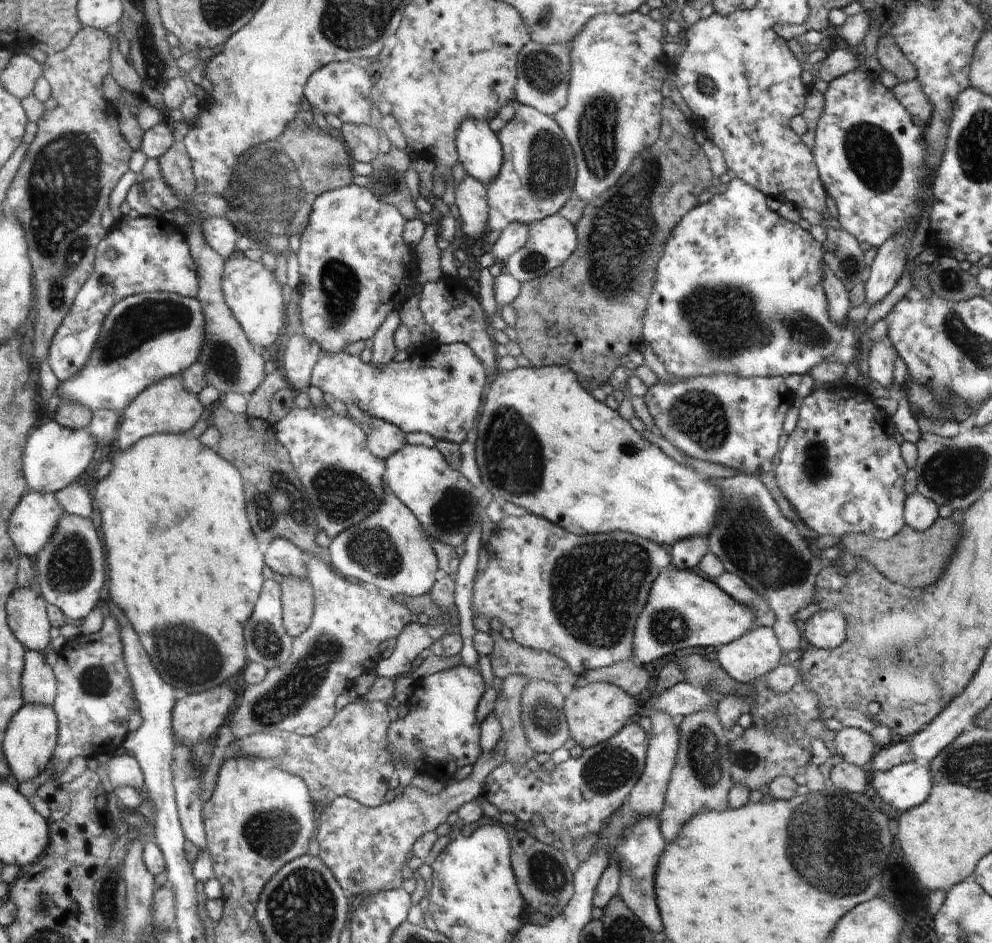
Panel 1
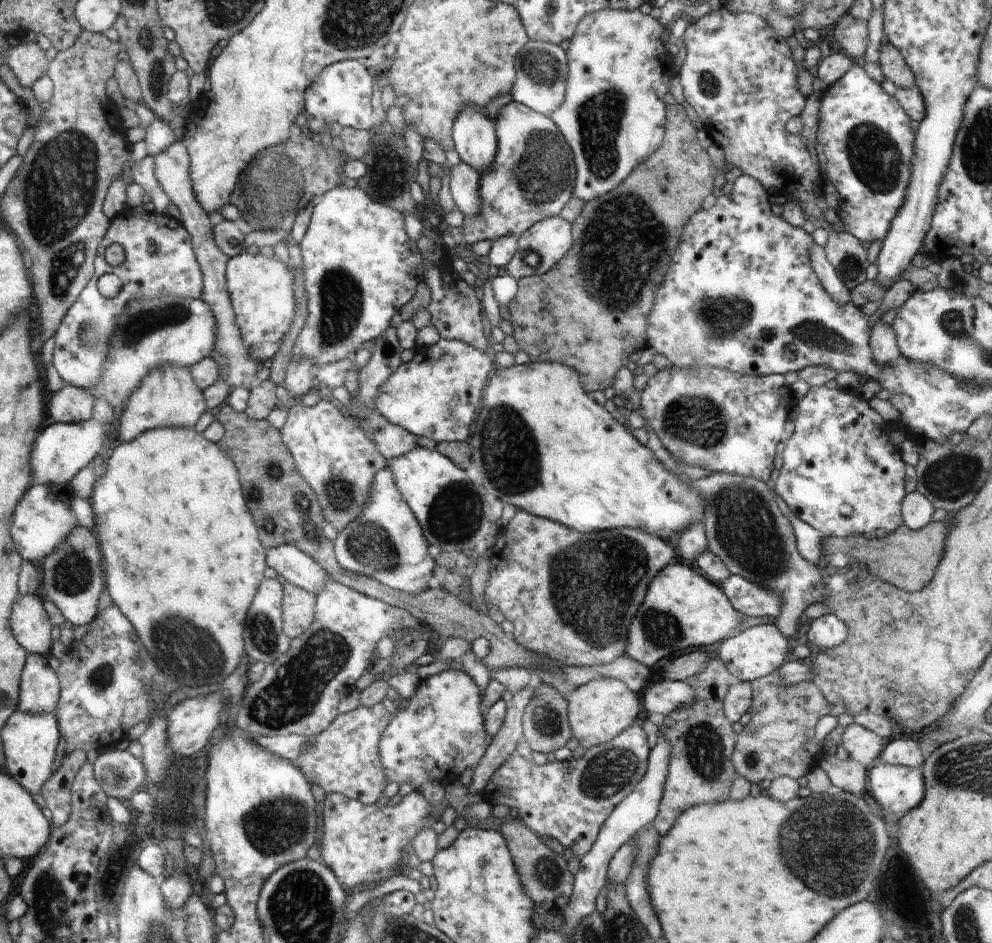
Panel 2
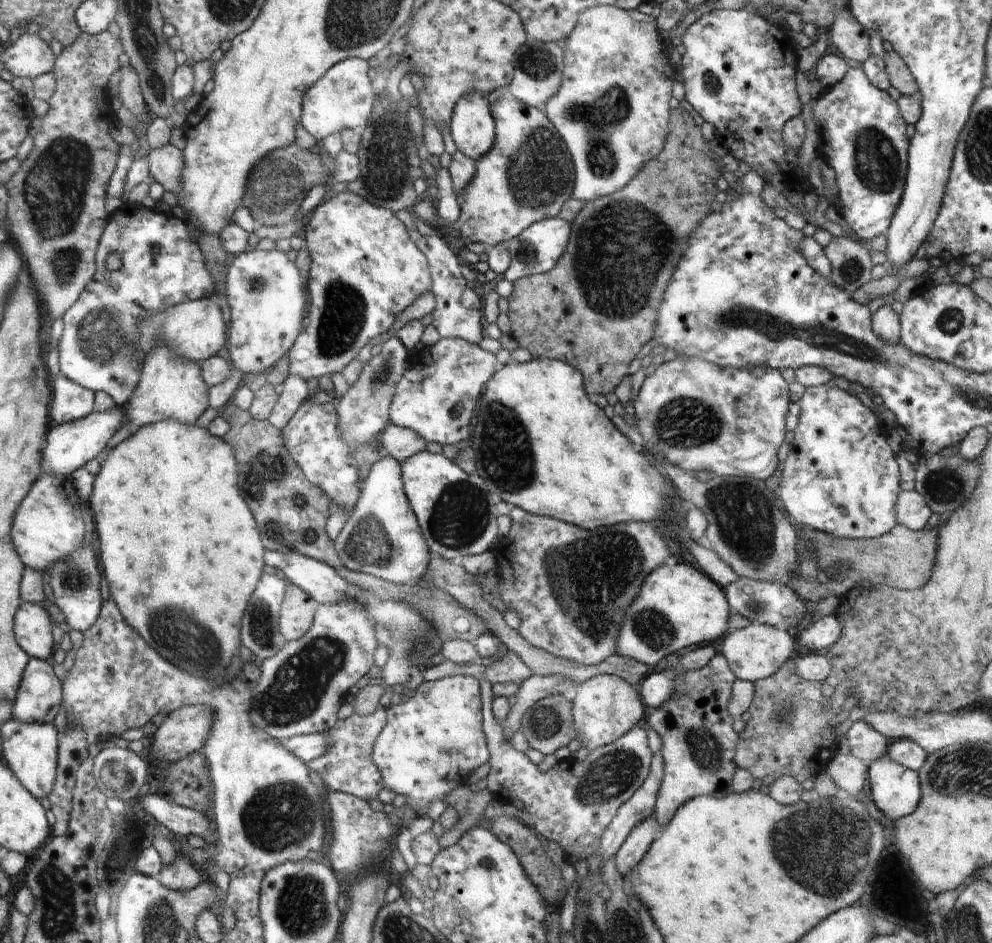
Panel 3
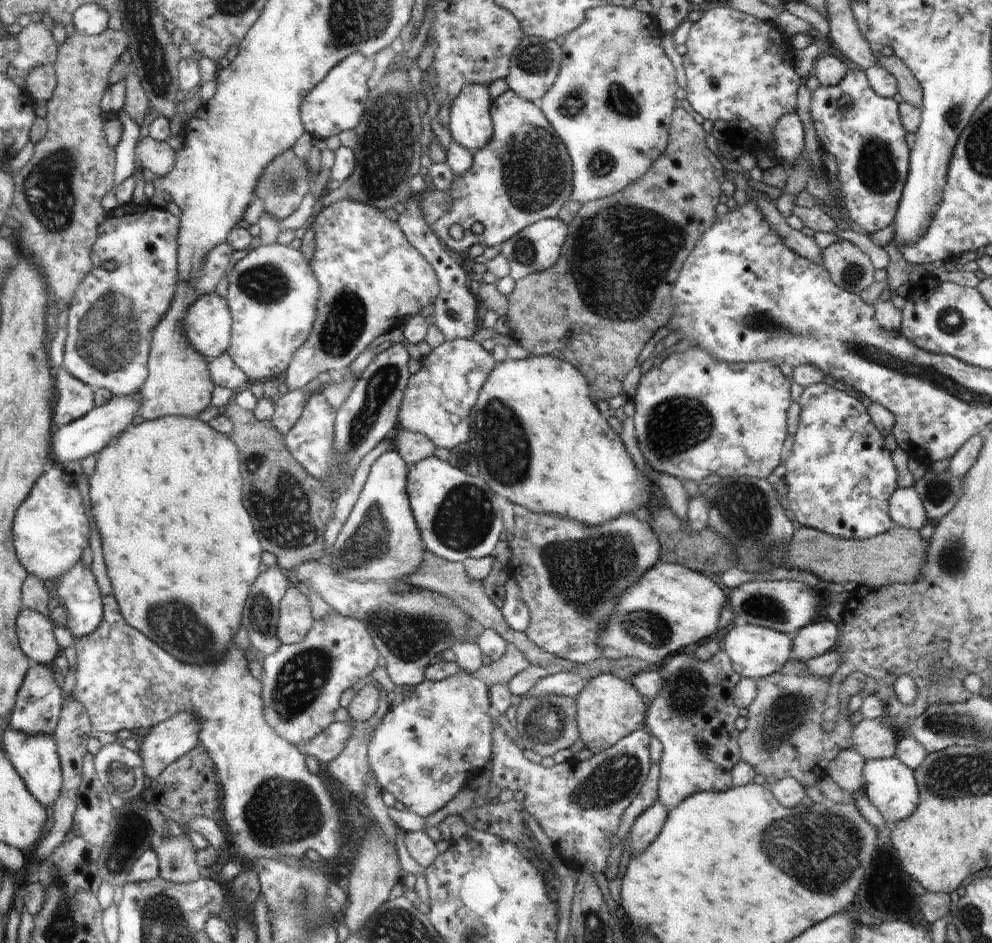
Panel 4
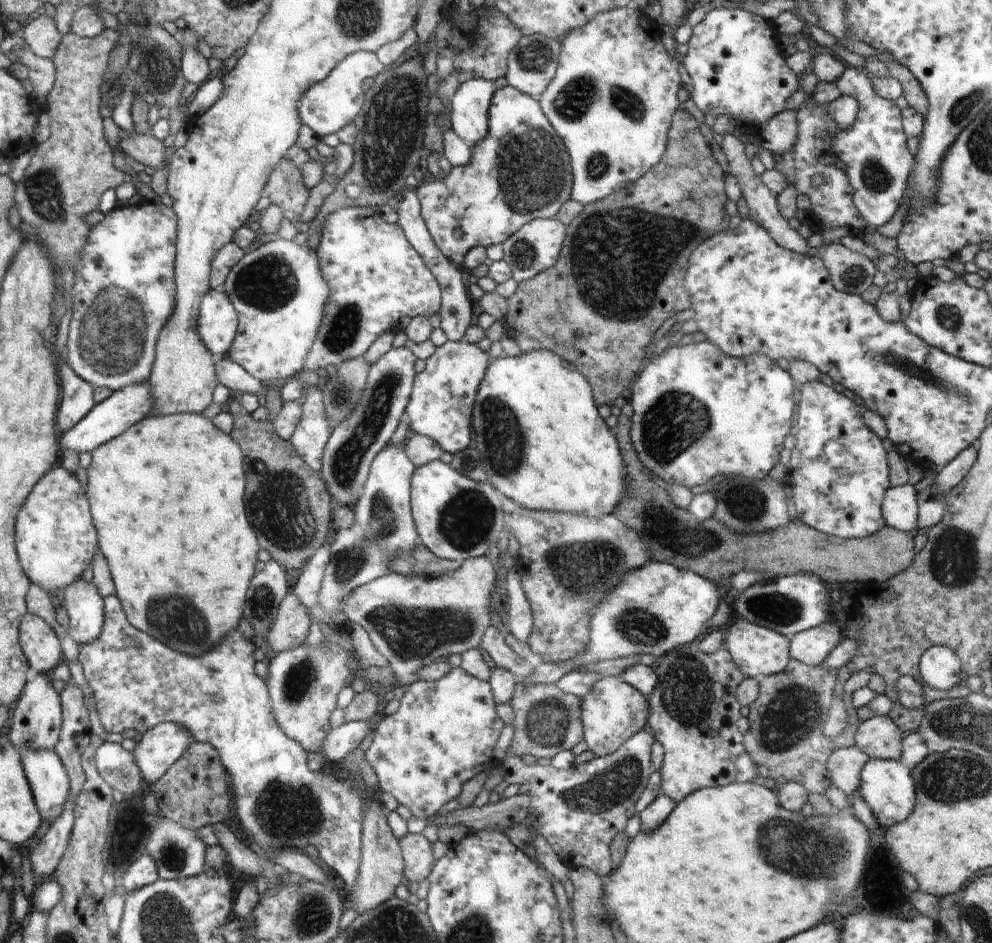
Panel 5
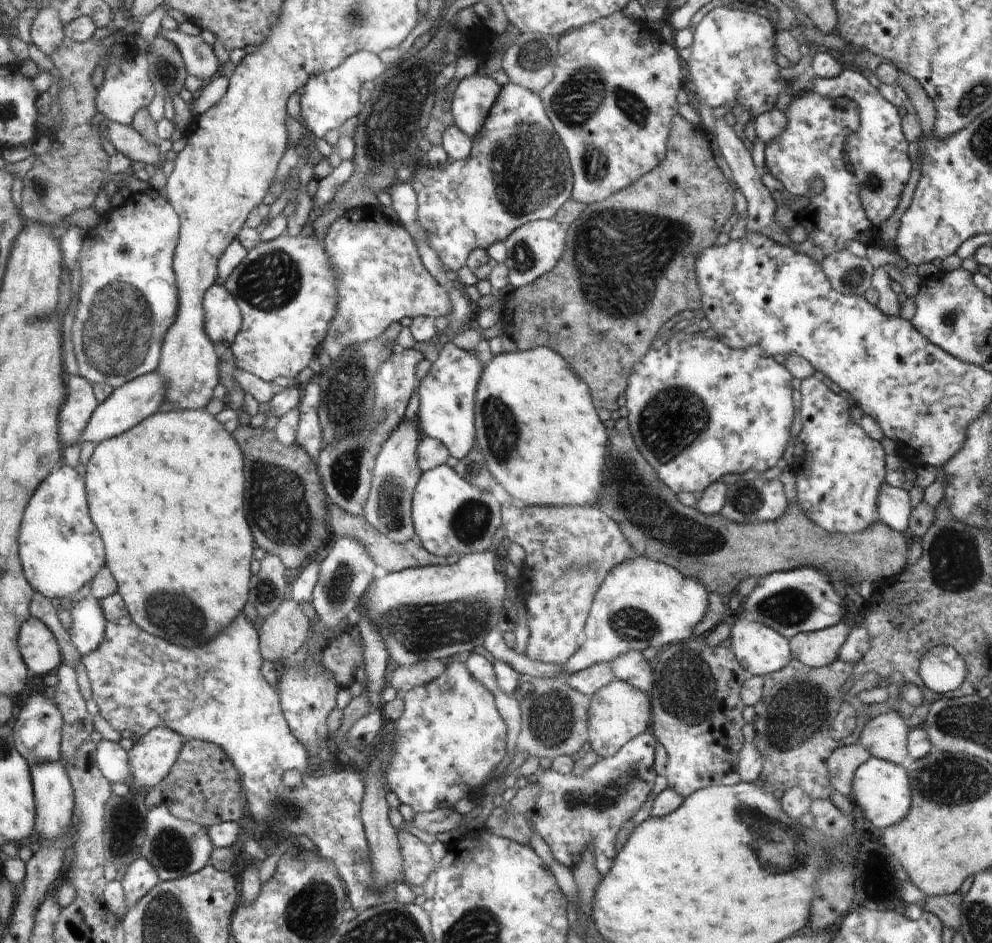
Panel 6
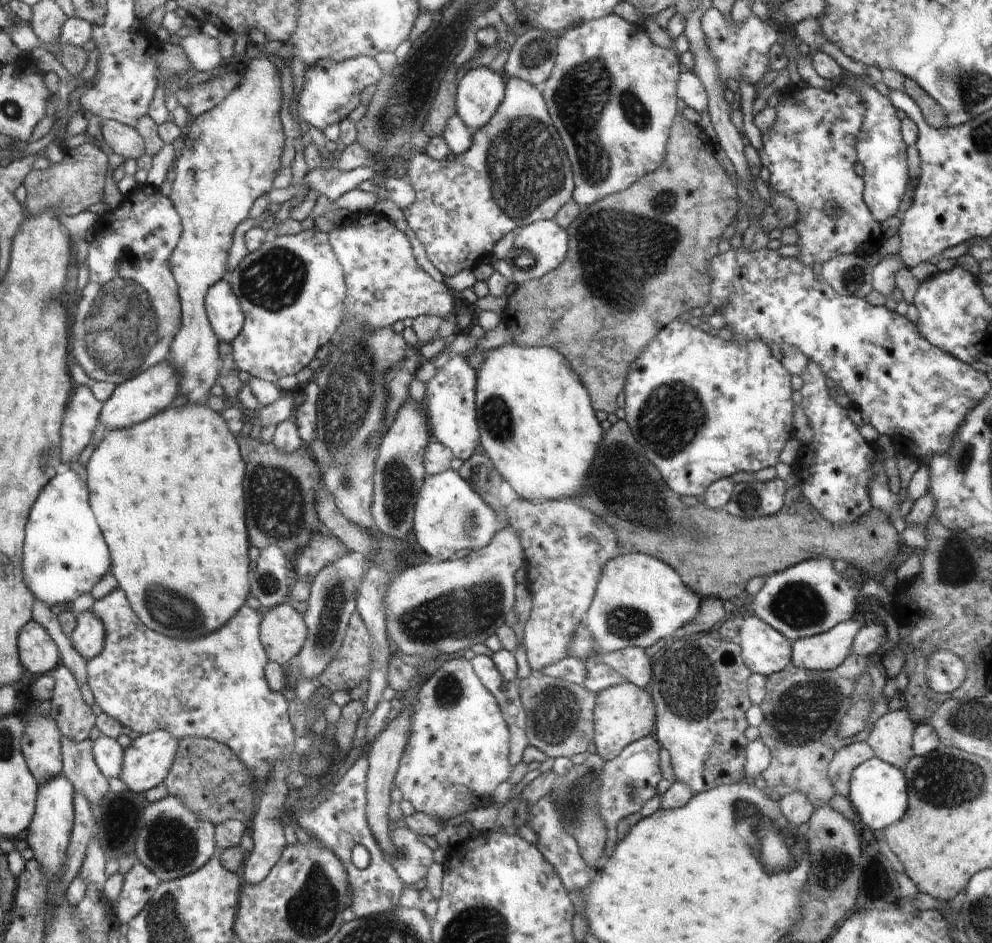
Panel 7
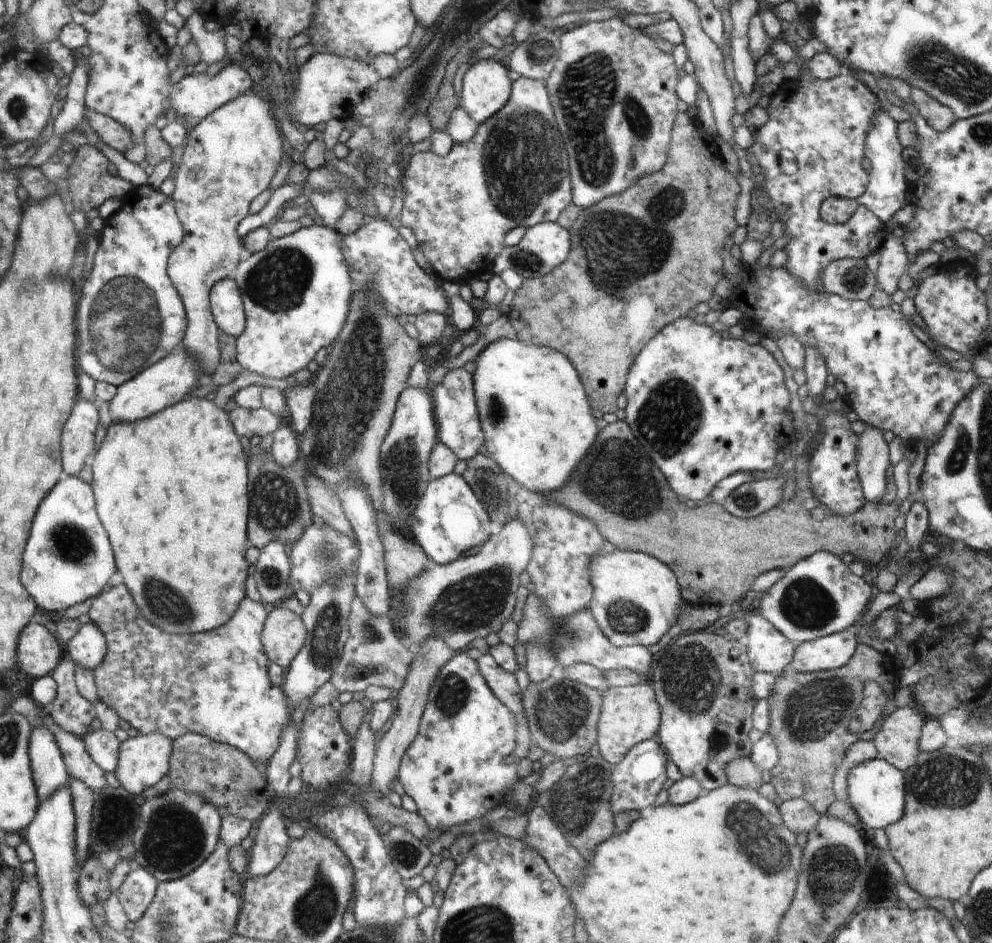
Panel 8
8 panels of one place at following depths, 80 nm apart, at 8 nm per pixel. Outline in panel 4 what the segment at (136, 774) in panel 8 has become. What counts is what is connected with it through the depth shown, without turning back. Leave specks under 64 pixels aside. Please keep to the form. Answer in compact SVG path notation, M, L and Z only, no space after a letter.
M188 713L176 714L171 719L161 722L158 726L152 728L140 746L140 754L143 756L147 775L154 781L159 776L162 776L167 766L173 765L198 744L199 730L199 723Z

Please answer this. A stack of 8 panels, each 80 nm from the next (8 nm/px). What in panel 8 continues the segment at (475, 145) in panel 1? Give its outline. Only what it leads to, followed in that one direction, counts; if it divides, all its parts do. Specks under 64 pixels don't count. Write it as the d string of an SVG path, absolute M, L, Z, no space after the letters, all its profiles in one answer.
M505 61L472 62L463 77L460 107L478 124L494 117L511 100L514 78Z

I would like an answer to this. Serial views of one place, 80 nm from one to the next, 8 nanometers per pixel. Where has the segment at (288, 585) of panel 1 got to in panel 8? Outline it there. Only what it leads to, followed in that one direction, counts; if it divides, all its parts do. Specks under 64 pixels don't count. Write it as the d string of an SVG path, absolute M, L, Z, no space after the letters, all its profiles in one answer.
M280 604L272 608L264 629L263 643L267 657L274 664L285 669L290 660L299 654L300 648L307 642L307 627L302 626L301 616L296 616L290 609L280 608Z

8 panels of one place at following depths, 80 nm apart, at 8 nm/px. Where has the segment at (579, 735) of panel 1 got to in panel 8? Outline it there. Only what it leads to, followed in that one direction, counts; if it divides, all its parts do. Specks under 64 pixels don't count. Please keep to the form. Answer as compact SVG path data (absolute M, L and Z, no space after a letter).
M650 681L627 687L610 687L602 692L602 712L598 722L598 750L612 766L617 765L639 742L657 737L662 724L662 708Z

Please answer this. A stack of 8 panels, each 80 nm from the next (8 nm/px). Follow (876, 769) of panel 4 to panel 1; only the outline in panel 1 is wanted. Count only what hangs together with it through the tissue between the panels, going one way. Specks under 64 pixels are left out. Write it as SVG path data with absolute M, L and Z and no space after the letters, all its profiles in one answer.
M914 760L909 763L900 763L887 771L874 772L871 784L884 802L888 802L890 806L903 813L922 805L927 800L932 788L930 780L931 772L928 765Z

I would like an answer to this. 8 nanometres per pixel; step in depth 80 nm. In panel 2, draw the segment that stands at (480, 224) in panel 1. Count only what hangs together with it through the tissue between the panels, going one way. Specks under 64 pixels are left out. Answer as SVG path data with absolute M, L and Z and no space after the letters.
M462 160L450 169L450 190L454 204L468 220L478 212L480 206L479 180L481 176L472 165Z

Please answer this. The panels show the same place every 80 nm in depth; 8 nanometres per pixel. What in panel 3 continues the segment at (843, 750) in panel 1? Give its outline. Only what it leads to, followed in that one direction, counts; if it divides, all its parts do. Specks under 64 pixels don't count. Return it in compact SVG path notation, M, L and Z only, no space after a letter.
M856 721L843 739L844 750L857 756L868 766L873 760L887 756L890 741L866 721Z

